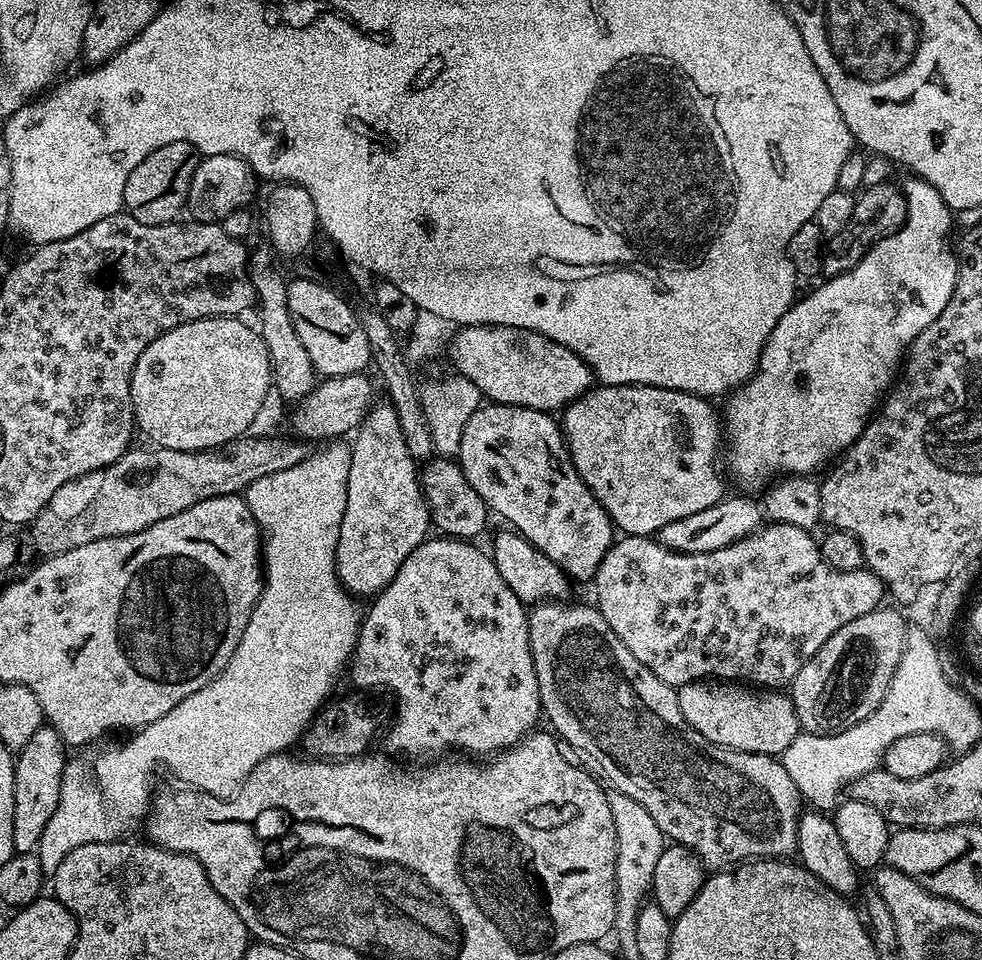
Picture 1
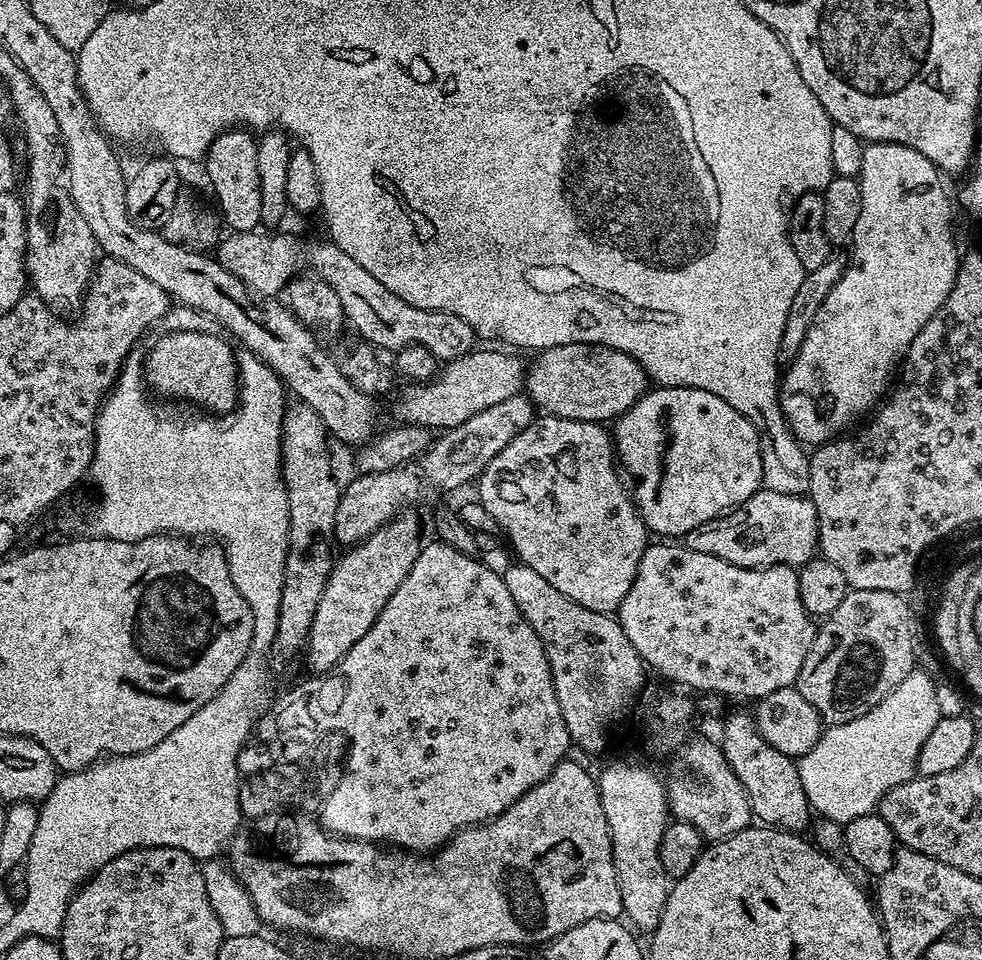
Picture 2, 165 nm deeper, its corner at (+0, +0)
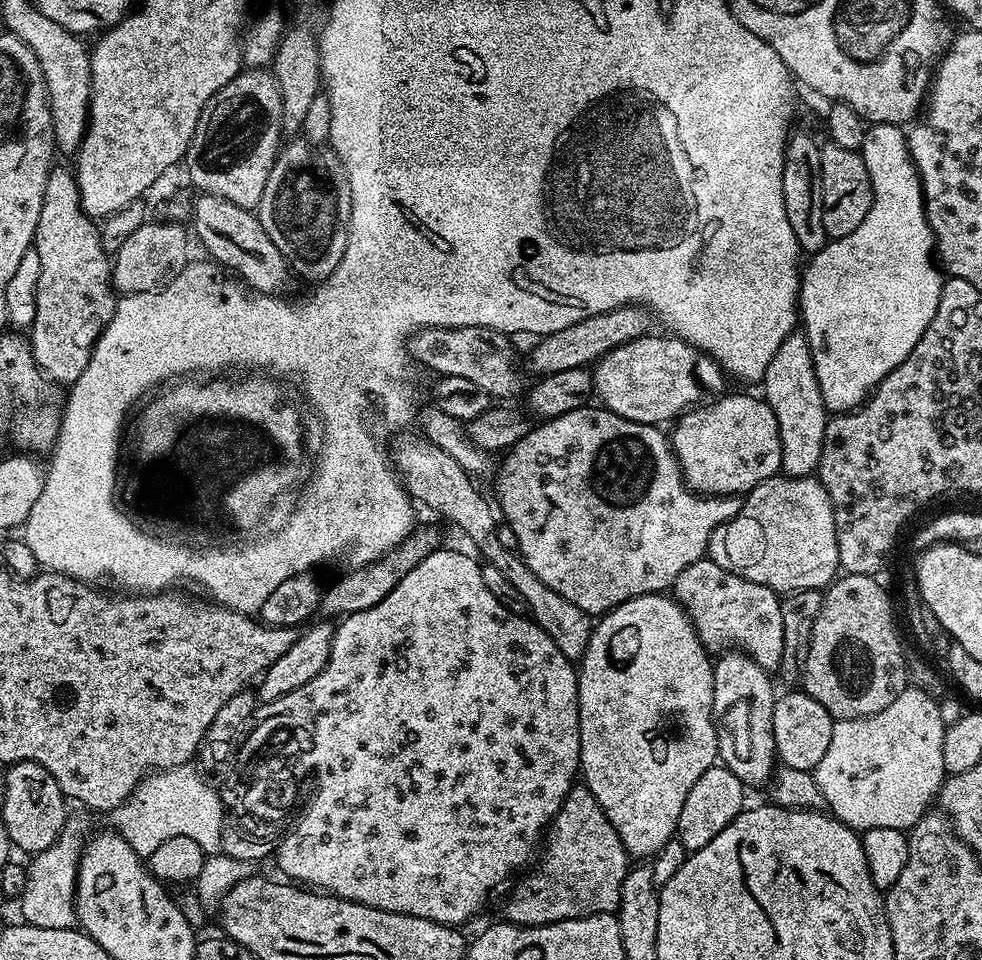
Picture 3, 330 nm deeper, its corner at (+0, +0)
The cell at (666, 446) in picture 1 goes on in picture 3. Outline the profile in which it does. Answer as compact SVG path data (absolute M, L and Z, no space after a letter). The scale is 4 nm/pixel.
M721 394L695 408L688 409L683 416L675 421L674 427L676 429L670 432L670 443L673 452L676 453L676 461L680 463L680 473L684 475L684 482L692 491L699 492L701 496L740 496L741 494L747 494L751 488L758 486L762 481L768 480L771 476L775 476L781 471L782 442L778 434L778 418L774 418L774 410L770 410L770 406L763 398L756 397L755 400L752 396L728 395Z

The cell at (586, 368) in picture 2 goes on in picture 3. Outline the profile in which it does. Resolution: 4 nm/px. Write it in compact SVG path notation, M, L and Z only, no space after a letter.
M645 334L639 336L637 340L631 340L626 342L622 346L618 346L614 350L610 350L607 354L600 357L596 361L594 367L591 369L592 374L592 387L594 389L595 395L600 396L599 403L603 407L607 408L609 412L618 414L622 418L626 418L630 422L638 422L639 424L654 424L657 426L664 426L664 423L669 420L669 422L675 421L677 418L684 415L685 412L690 408L695 408L707 401L709 398L715 398L725 391L724 380L726 381L726 373L711 356L708 356L705 352L700 352L694 346L690 346L686 341L680 339L679 336L675 334L663 334L664 336L652 336L653 334Z

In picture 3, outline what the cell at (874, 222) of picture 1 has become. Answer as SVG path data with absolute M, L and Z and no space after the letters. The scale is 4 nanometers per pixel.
M792 331L782 346L778 346L778 354L774 354L774 358L770 358L770 366L766 366L762 387L762 398L770 410L774 410L774 418L778 418L783 475L812 476L820 467L822 438L826 438L830 413L822 402L822 390L818 386L810 342L803 331Z

